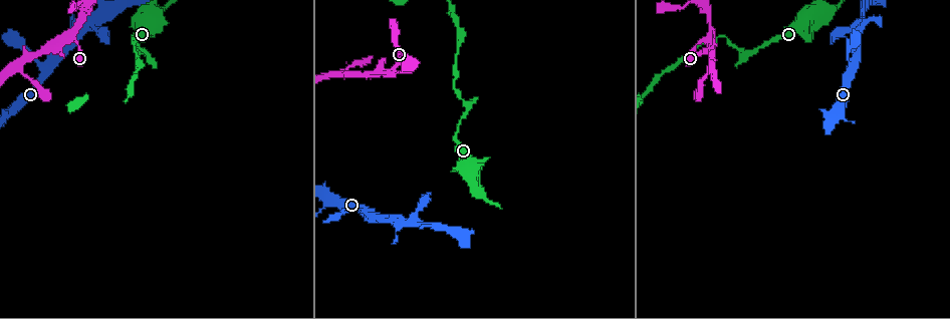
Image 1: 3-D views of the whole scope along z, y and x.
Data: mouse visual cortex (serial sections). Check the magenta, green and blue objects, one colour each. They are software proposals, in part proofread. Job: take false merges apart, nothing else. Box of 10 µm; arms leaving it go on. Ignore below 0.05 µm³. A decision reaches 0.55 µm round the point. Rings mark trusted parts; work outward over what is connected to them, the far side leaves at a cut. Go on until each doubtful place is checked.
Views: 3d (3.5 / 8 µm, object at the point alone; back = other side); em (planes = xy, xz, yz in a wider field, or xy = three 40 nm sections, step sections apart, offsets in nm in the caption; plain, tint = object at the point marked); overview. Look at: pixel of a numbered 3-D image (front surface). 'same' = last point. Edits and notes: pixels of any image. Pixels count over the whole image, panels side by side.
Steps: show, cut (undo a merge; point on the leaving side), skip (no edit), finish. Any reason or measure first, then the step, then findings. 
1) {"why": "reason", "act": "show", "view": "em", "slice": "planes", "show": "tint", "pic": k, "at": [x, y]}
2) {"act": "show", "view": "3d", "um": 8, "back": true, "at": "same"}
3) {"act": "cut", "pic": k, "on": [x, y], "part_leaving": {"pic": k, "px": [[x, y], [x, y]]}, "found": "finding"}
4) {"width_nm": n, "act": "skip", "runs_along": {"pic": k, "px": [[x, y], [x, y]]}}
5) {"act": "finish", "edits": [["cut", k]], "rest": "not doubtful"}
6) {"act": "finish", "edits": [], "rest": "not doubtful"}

{"why": "abrupt turn", "act": "show", "view": "3d", "um": 8, "pic": 1, "at": [746, 50]}

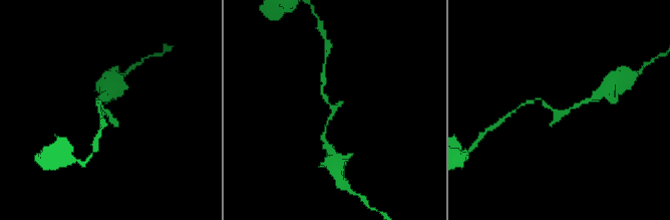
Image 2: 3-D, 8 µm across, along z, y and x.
{"act": "show", "view": "em", "slice": "xy", "step": 3, "show": "tint", "at": "same"}

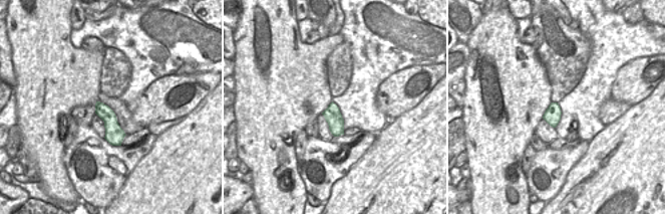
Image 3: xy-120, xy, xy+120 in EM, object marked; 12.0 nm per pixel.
{"act": "skip", "runs_along": {"pic": 2, "px": [[324, 134], [333, 108], [321, 88]]}, "found": "one cell here"}

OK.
{"act": "show", "view": "3d", "um": 3.5, "pic": 1, "at": [411, 222]}

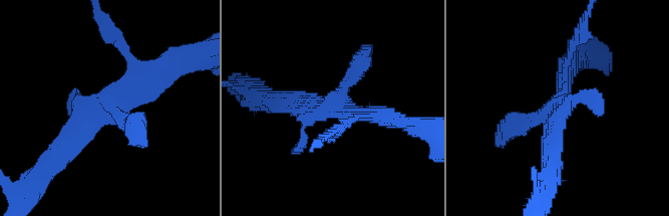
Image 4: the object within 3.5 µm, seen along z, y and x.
{"act": "skip", "runs_along": {"pic": 4, "px": [[63, 149], [91, 115], [165, 68]]}, "found": "one cell here"}

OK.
{"why": "arms part here", "act": "show", "view": "3d", "um": 3.5, "pic": 1, "at": [712, 64]}

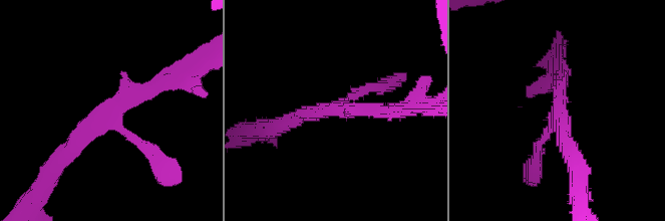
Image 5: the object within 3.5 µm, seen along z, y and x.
{"act": "show", "view": "em", "slice": "xy", "step": 2, "show": "tint", "pic": 5, "at": [117, 112]}

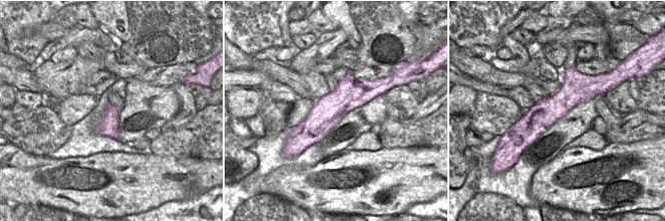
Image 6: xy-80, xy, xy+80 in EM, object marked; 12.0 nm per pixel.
{"width_nm": 380, "act": "skip", "runs_along": {"pic": 5, "px": [[174, 79], [136, 89], [66, 154]]}, "found": "all the same cell"}

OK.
{"act": "finish", "edits": [], "rest": "not doubtful"}

